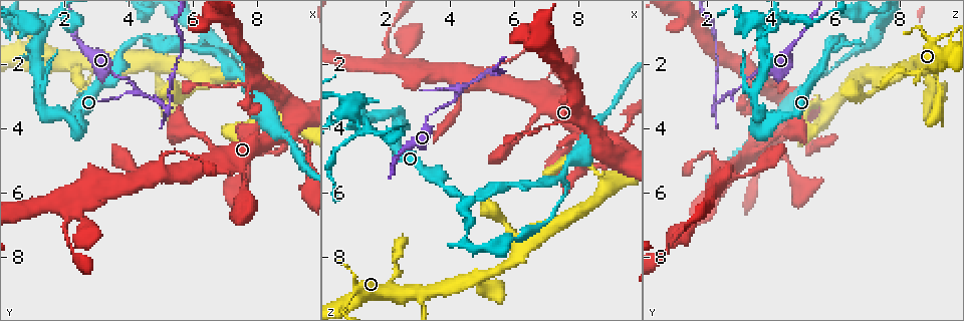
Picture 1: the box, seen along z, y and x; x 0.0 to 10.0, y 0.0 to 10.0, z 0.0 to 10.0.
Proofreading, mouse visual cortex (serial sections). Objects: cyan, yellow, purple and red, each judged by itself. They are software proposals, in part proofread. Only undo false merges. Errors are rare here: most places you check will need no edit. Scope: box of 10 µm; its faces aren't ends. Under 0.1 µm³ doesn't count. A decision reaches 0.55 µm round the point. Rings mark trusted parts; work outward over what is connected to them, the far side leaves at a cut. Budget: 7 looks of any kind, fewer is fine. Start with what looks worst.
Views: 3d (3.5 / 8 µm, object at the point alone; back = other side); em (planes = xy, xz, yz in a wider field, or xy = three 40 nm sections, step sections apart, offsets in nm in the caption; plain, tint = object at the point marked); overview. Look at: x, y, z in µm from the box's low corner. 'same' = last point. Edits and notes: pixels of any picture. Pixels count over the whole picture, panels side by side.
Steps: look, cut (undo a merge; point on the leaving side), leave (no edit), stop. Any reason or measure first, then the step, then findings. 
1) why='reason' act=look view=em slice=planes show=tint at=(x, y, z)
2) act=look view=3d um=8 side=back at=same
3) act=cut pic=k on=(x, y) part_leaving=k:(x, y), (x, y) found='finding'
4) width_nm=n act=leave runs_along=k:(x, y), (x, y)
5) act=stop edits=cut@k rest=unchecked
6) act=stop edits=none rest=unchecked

why='abrupt turn' act=look view=3d um=3.5 at=(5.35, 3.30, 2.25)

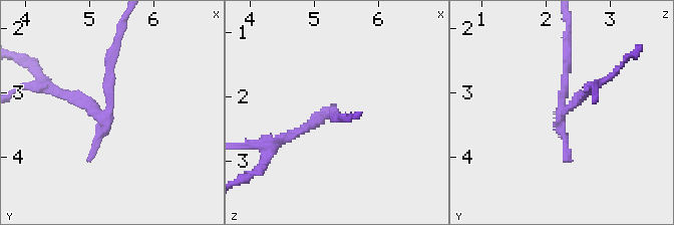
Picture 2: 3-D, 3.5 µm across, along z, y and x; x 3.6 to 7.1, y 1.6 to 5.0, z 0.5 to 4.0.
why='shape alone is not enough' act=look view=em slice=xy step=5 show=tint at=(5.30, 3.20, 2.25)

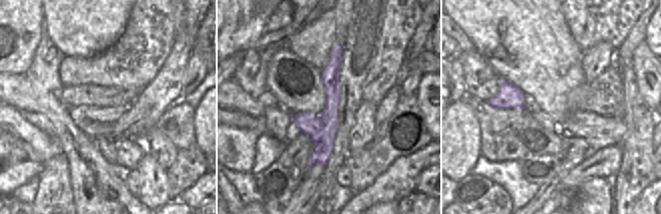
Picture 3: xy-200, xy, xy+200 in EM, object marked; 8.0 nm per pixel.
act=cut pic=2 on=(93, 151) border=3:(318, 116), (309, 124), (297, 125) found='two cells meet here'

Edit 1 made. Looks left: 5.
why='redraw' act=look view=overview

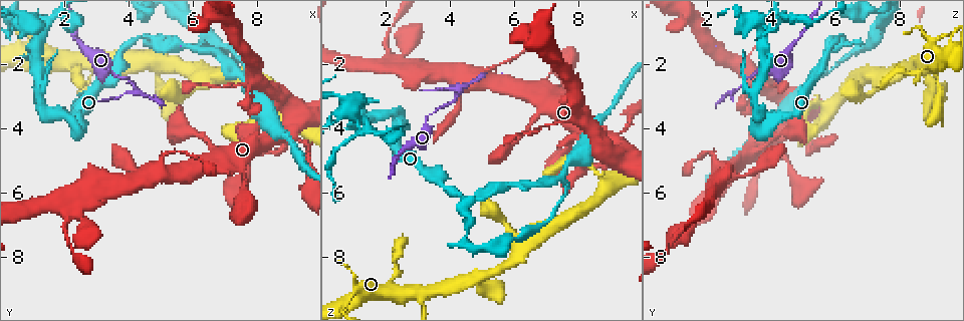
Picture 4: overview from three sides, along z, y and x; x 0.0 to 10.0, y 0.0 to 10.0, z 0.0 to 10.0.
why='abrupt turn' act=look view=3d um=8 at=(4.55, 1.10, 6.15)

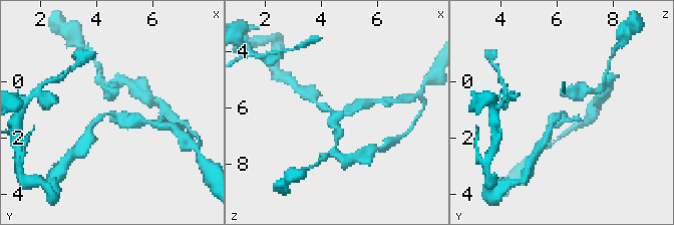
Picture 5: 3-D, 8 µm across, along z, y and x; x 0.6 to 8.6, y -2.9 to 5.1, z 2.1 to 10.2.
act=look view=em slice=xy step=1 show=tint at=same

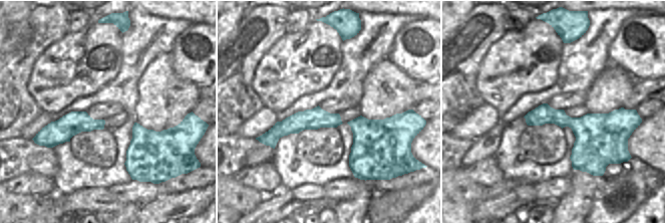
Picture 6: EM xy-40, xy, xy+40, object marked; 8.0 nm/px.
act=leave runs_along=6:(338, 119), (303, 120), (267, 136) found='one cell here'

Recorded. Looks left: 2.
why='three arms meet' act=look view=3d um=3.5 at=(7.50, 2.35, 5.60)

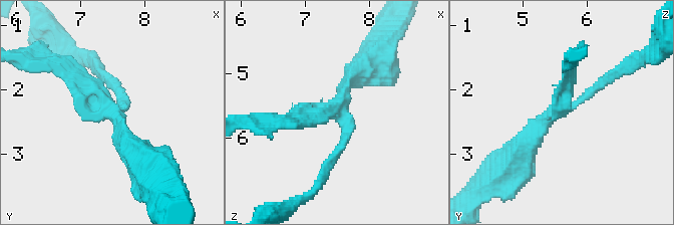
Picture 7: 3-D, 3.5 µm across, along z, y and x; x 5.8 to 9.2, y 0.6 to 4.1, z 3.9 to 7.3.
arms=3 arm_widths_nm=150,150,250 why='need the tissue' act=look view=em slice=xy step=3 show=tint at=(7.50, 2.30, 5.60)

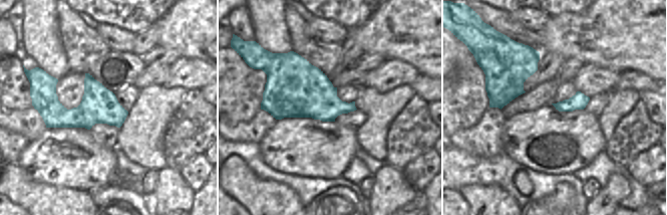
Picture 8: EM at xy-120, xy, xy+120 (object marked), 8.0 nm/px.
width_nm=440 act=leave runs_along=7:(57, 67), (103, 98), (140, 157) found='one cell here'

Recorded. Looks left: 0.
act=stop edits=cut@2 rest=unchecked

